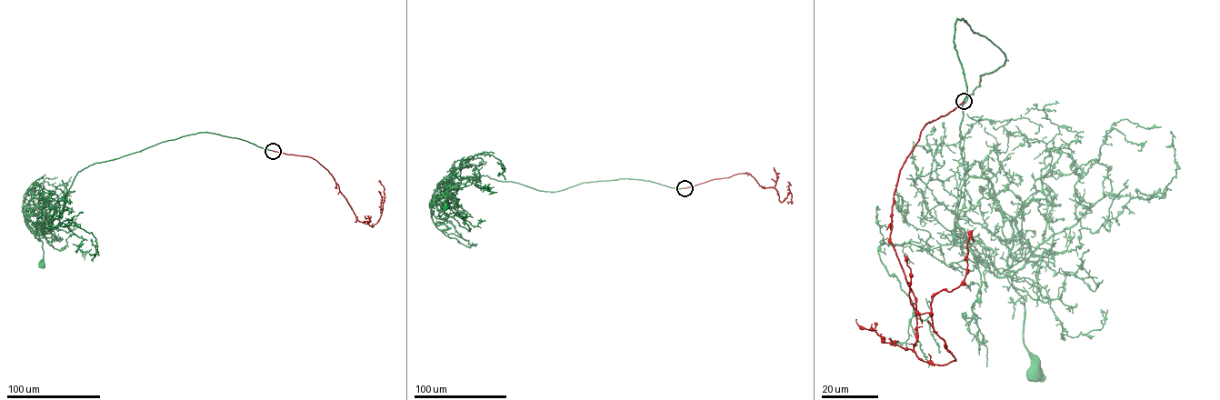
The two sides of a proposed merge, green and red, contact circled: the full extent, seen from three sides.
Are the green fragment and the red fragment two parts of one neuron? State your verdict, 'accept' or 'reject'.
accept

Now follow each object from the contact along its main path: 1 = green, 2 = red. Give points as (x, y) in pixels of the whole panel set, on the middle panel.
1: (684, 188), (621, 178), (584, 182), (551, 192), (484, 174), (454, 194), (444, 196), (448, 202), (444, 207)
2: (684, 188), (745, 173), (764, 187), (774, 187), (781, 202), (790, 193), (792, 202), (787, 202)

